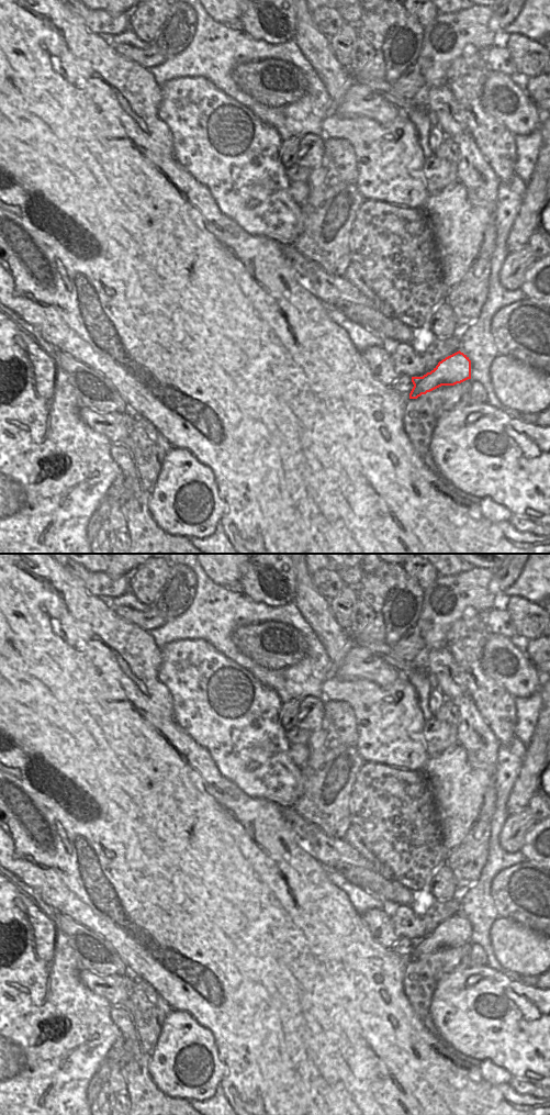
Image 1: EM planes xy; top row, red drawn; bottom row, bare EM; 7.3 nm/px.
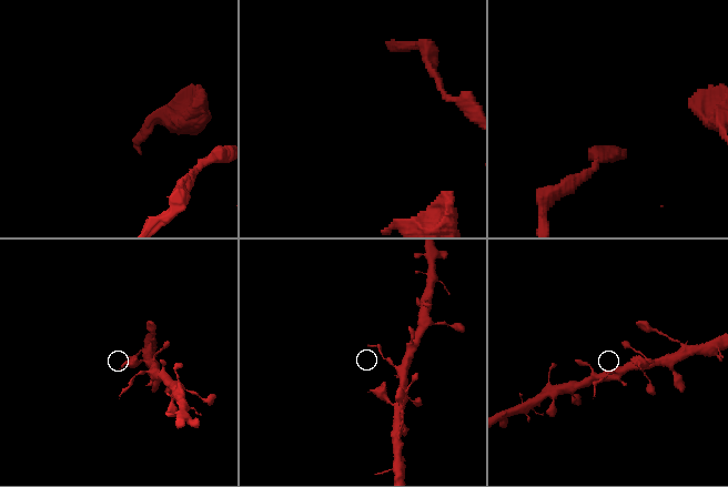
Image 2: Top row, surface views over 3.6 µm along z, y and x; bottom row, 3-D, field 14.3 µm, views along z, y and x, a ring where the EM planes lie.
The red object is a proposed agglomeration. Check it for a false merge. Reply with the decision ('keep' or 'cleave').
cleave

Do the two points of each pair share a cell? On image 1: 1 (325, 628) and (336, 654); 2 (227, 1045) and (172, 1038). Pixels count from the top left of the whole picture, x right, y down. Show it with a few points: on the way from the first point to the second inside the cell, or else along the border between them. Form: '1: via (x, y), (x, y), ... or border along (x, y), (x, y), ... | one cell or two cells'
1: via (328, 635), (336, 643), (336, 647) | one cell
2: border along (200, 1024), (213, 1035), (217, 1056), (225, 1068) | two cells

